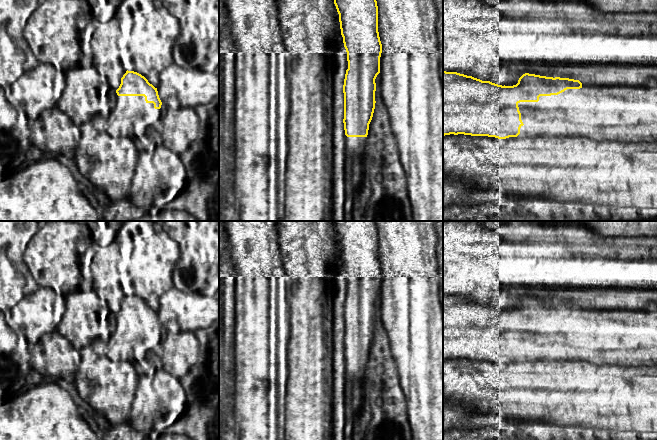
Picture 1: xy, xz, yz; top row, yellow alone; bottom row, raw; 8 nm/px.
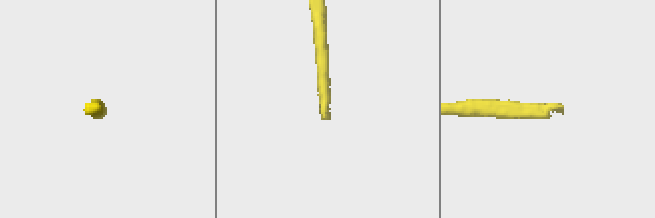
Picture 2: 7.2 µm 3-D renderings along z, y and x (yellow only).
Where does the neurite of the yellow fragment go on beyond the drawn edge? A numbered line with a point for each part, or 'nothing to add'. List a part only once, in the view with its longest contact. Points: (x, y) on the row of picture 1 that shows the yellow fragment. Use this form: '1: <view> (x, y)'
1: yz (626, 113)

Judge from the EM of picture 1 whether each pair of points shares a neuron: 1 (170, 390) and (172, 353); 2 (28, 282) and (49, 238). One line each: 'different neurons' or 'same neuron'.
1: different neurons
2: different neurons

